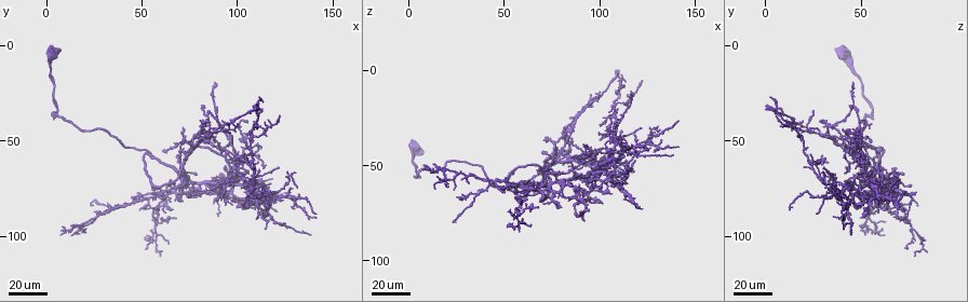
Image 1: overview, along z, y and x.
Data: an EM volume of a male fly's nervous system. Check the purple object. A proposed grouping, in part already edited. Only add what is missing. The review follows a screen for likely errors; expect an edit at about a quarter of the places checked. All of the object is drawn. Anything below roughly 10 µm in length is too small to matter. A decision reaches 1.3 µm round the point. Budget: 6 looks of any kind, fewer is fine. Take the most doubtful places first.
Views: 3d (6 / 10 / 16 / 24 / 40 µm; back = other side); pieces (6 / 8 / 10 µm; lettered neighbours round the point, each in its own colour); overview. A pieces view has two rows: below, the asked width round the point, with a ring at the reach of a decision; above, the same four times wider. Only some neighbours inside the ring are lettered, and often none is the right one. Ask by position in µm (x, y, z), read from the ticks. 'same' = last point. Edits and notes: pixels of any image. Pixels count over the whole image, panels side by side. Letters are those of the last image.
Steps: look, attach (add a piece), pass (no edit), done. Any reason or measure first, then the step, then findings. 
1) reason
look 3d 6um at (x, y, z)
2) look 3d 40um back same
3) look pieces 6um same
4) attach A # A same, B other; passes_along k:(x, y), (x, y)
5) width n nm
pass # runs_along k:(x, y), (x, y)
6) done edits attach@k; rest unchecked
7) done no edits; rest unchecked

branch stops here
look 3d 40um at (106, 81, 38)

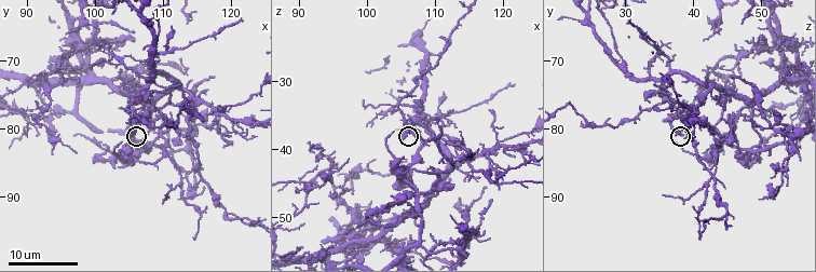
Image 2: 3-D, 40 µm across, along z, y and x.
what lies round it
look pieces 8um at (105.5, 80.5, 38.5)

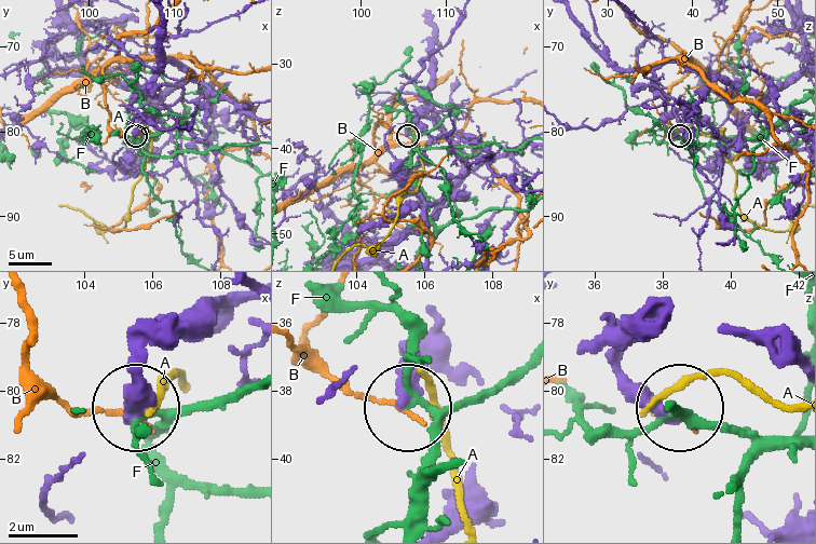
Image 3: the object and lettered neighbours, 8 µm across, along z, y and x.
pass # A other, B other, F other; none of them fits

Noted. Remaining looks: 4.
an open end
look 3d 24um at (57, 86, 60)

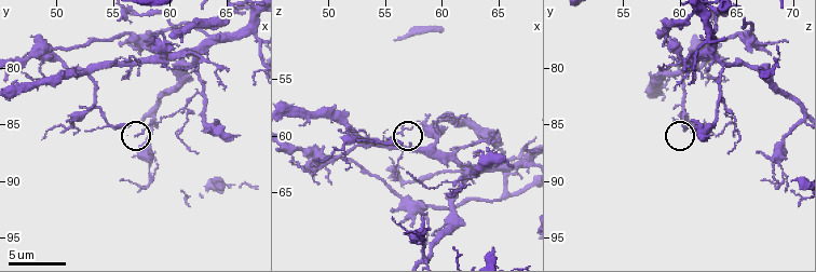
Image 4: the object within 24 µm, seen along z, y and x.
look pieces 8um at (56.4, 85.0, 60.6)

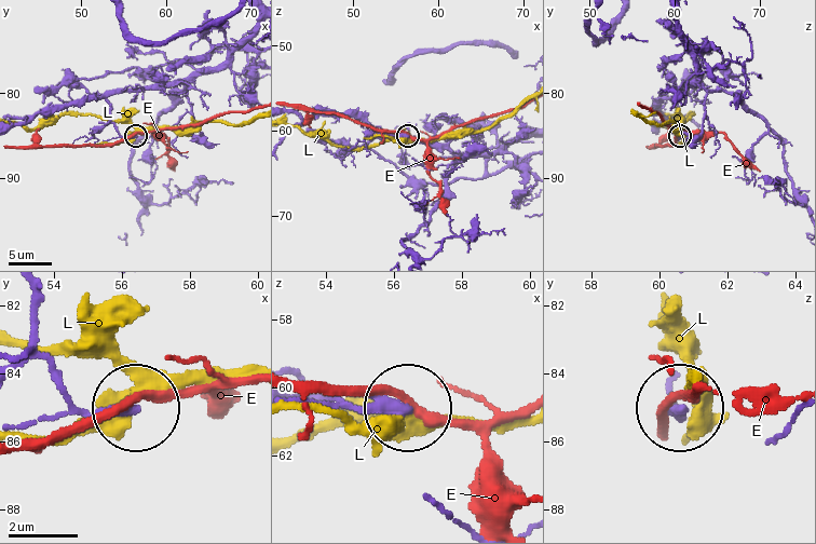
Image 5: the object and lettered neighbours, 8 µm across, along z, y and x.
pass # E other, L other; no lettered piece goes on from it

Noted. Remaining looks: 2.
branch stops here
look 3d 24um at (107, 31, 0)

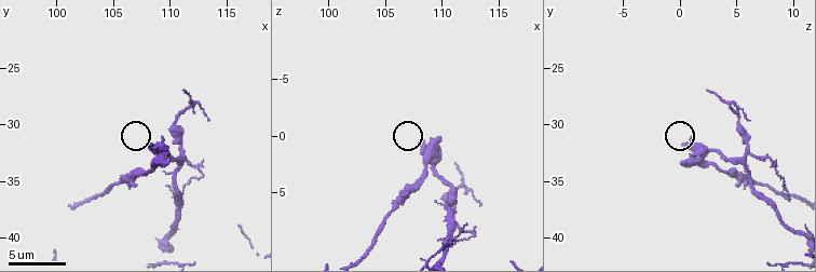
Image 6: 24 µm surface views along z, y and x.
look pieces 10um at (108.2, 31.6, 0.4)

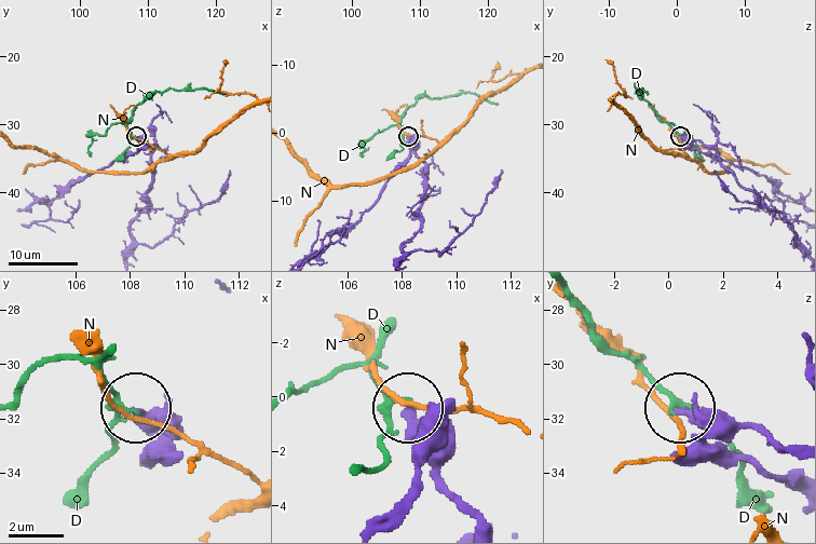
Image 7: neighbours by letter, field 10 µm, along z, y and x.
pass # D other, N other; runs_along 7:(794, 489), (684, 410); no lettered piece goes on from it

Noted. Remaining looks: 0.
done no edits; rest unchecked

